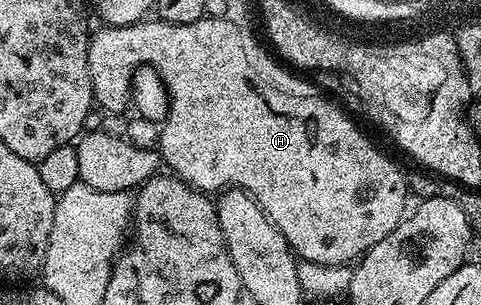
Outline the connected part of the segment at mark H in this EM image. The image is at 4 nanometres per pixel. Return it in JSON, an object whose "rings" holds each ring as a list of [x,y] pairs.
{"rings":[[[143,18],[135,24],[100,28],[99,32],[97,29],[91,35],[88,49],[88,66],[94,87],[95,105],[99,109],[101,107],[111,108],[114,112],[122,112],[125,108],[127,110],[131,103],[130,83],[133,81],[134,72],[142,65],[154,68],[170,95],[170,112],[160,124],[162,137],[156,143],[165,167],[175,177],[205,194],[217,194],[228,188],[244,189],[261,206],[264,214],[268,214],[268,218],[280,230],[280,234],[284,234],[284,238],[302,260],[313,264],[322,264],[326,268],[349,265],[365,256],[369,248],[376,246],[376,242],[388,238],[388,234],[392,234],[392,230],[396,230],[398,223],[407,215],[407,173],[398,169],[336,105],[329,104],[329,99],[325,95],[319,100],[290,100],[290,96],[278,96],[278,92],[266,92],[266,96],[262,96],[262,92],[254,92],[254,88],[250,88],[250,80],[246,80],[246,64],[242,64],[242,39],[244,36],[243,33],[238,33],[237,26],[230,21],[230,18],[203,18],[196,22],[188,22],[188,26],[176,26],[157,18]]]}

